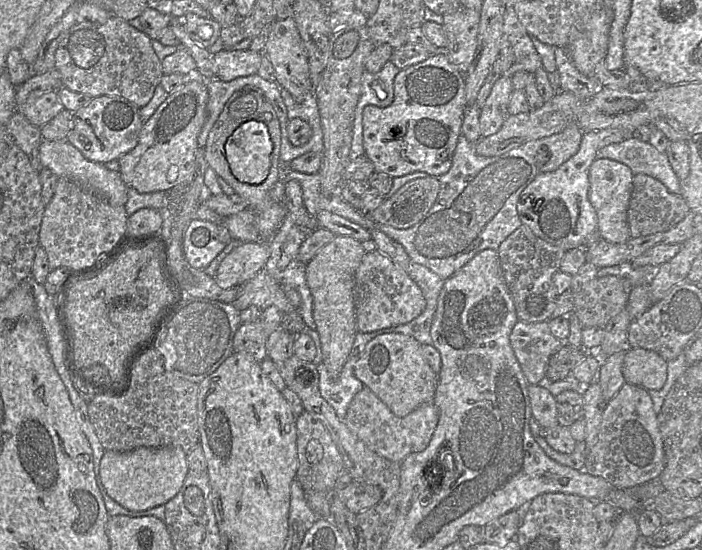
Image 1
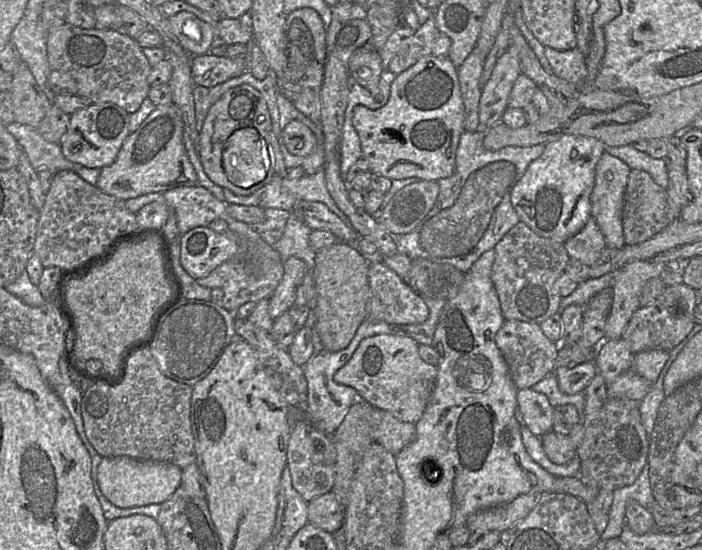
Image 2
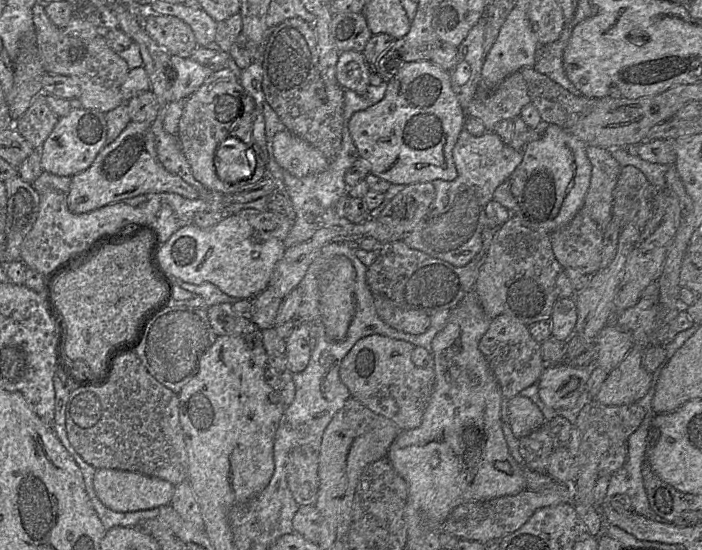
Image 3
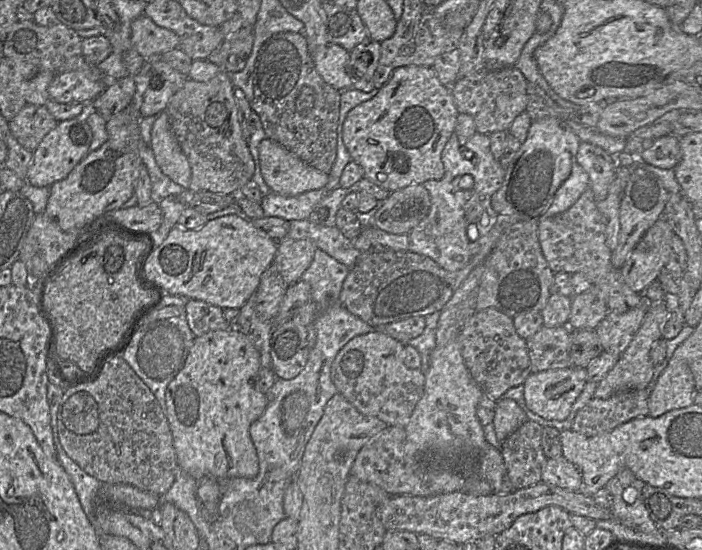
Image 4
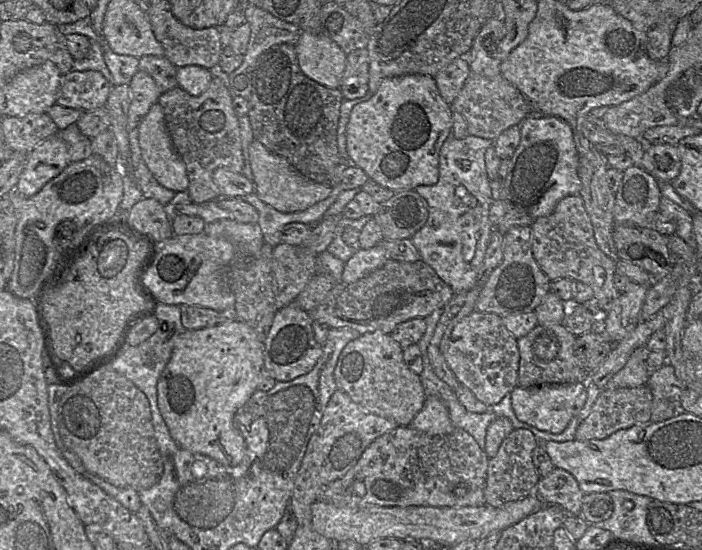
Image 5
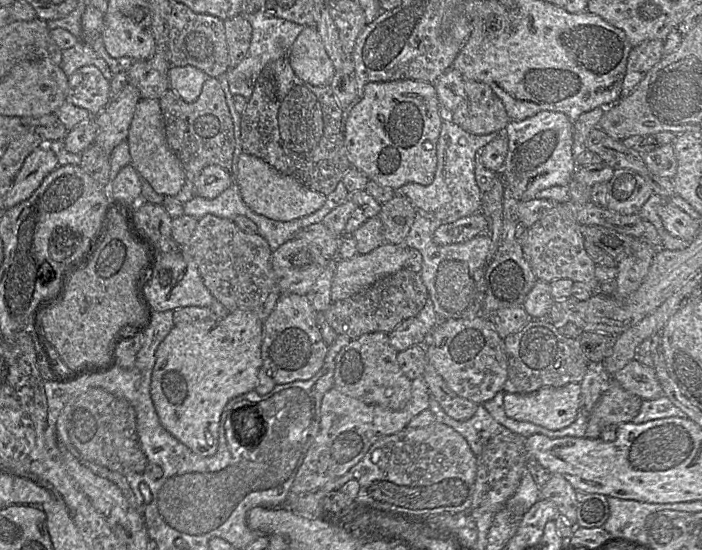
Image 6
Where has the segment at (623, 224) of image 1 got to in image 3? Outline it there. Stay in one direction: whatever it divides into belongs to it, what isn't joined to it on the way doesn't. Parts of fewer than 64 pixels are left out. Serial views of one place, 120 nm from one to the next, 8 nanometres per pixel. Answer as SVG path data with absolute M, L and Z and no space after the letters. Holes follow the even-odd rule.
M587 145L586 155L592 165L592 172L584 207L604 231L612 219L613 191L622 167L605 148Z

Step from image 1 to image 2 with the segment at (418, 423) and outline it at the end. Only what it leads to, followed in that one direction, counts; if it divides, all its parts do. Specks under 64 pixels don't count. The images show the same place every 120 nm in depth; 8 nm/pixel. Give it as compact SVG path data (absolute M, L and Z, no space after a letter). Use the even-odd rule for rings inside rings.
M374 409L371 415L374 443L382 445L388 452L397 455L416 436L416 424L403 422L388 411Z

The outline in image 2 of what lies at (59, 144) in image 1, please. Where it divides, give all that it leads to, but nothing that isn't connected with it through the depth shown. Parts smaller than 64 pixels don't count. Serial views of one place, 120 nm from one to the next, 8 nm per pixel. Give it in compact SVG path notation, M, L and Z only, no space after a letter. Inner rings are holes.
M15 121L6 125L7 131L16 139L34 169L47 169L52 172L74 171L83 167L69 161L58 143L48 142L36 128Z

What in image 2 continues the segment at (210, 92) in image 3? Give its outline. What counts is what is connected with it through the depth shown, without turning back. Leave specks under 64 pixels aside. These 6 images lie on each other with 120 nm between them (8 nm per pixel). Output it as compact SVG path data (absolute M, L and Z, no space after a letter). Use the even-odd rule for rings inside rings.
M242 84L227 90L209 109L203 126L199 132L198 138L198 155L203 169L209 179L216 185L231 190L236 195L248 196L267 185L275 173L276 156L271 144L272 139L272 122L269 115L267 103L261 93L248 84ZM246 127L257 129L261 137L266 140L269 150L270 166L265 178L255 184L249 182L240 182L235 184L228 181L223 168L222 150L226 140L236 130Z

